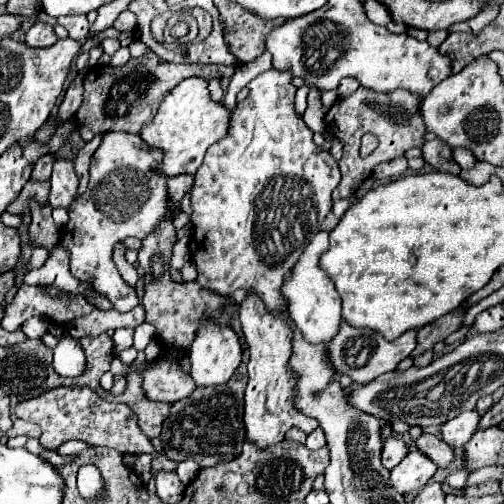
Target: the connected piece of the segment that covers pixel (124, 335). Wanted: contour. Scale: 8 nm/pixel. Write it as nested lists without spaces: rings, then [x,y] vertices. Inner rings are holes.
[[[130,328],[116,330],[114,336],[112,336],[112,342],[114,342],[114,352],[116,354],[120,354],[126,348],[130,348],[132,346],[132,330]]]

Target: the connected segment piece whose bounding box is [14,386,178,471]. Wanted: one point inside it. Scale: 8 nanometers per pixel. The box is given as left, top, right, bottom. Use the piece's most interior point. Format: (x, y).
(68, 412)

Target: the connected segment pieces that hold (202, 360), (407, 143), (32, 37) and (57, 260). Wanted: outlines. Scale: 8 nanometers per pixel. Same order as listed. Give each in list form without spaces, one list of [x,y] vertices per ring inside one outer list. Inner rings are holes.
[[[202,324],[190,350],[192,378],[198,386],[226,384],[242,362],[240,340],[232,328]]]
[[[358,88],[352,96],[338,100],[328,114],[324,116],[324,122],[330,130],[330,134],[338,140],[342,140],[344,144],[344,156],[338,162],[342,179],[338,188],[334,190],[334,200],[336,198],[350,198],[358,186],[365,181],[368,176],[373,174],[374,168],[385,161],[404,156],[404,152],[412,146],[422,148],[424,146],[424,122],[422,122],[422,114],[418,110],[420,98],[412,96],[406,90],[394,90],[390,94],[376,94],[376,92],[368,92],[366,88]],[[372,132],[374,136],[378,136],[380,144],[368,156],[360,156],[360,138],[362,134]]]
[[[34,22],[28,32],[26,32],[26,44],[32,48],[42,48],[42,46],[52,46],[56,42],[54,28],[44,22]]]
[[[58,242],[52,248],[46,262],[40,268],[34,268],[24,276],[24,284],[34,284],[34,286],[36,284],[54,284],[54,286],[58,286],[58,288],[62,288],[66,292],[86,296],[100,310],[110,310],[112,306],[110,306],[108,300],[102,298],[102,294],[98,294],[94,290],[88,290],[86,282],[78,282],[70,274],[68,262],[70,262],[70,252],[66,252],[66,248],[62,248],[62,242]]]

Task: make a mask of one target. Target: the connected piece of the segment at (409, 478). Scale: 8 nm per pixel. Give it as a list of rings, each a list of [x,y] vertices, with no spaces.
[[[418,448],[410,450],[406,458],[390,472],[390,484],[400,492],[416,492],[426,486],[426,482],[436,474],[438,466]]]

